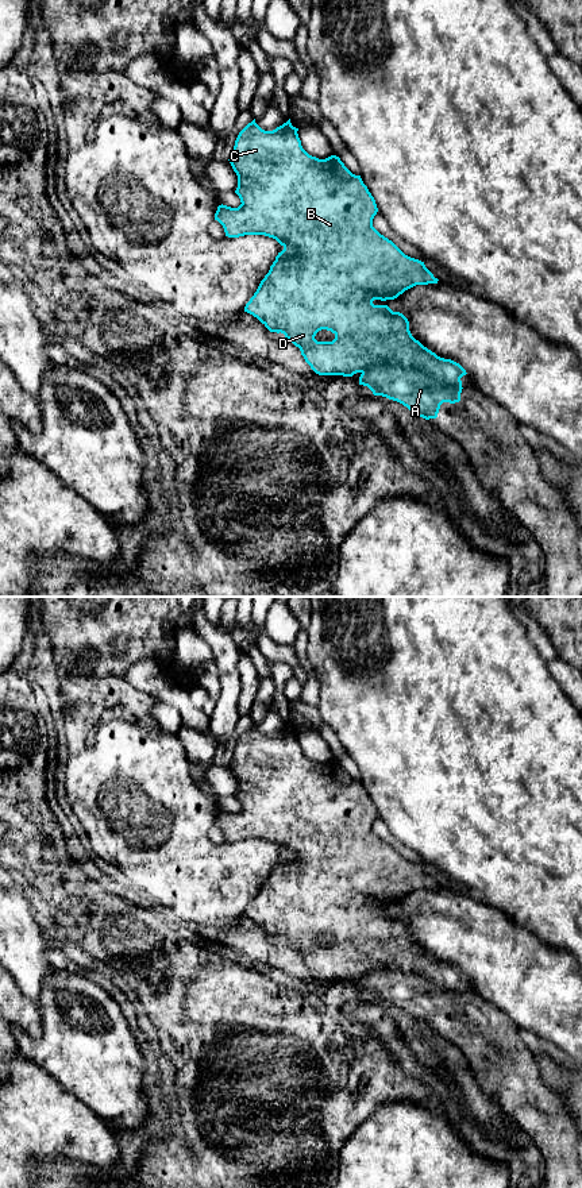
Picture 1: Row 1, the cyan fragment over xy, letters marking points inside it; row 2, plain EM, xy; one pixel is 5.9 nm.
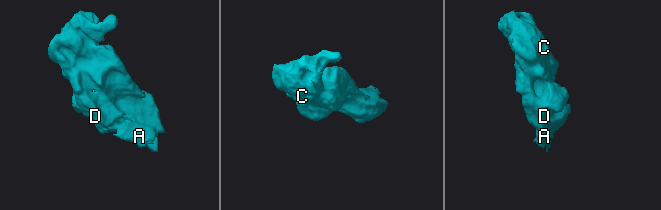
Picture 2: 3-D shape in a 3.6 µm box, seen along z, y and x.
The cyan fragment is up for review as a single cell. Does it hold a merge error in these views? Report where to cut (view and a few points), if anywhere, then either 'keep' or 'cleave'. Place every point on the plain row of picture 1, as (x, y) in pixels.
no cut; keep

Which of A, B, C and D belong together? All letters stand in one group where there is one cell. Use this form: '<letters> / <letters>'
A B C D

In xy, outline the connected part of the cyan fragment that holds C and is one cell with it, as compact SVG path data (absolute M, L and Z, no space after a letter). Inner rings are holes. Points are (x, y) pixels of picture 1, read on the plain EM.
M254 724L239 737L232 759L228 764L238 780L238 792L235 798L239 801L242 809L238 813L231 813L223 809L219 810L215 818L215 825L223 830L226 841L228 842L265 840L275 844L284 852L284 855L275 861L269 878L261 886L257 896L246 909L244 917L257 922L270 937L284 938L286 944L300 953L305 967L316 979L352 981L354 979L359 977L359 990L367 991L374 1000L382 1000L397 1006L425 1025L436 1023L443 1007L455 1008L460 1006L460 998L463 994L460 983L467 979L466 975L451 964L438 961L435 957L416 945L409 936L409 926L402 918L393 917L388 910L374 910L373 906L394 904L405 895L416 890L438 888L439 884L435 883L433 879L425 872L424 867L405 860L392 845L381 840L373 832L373 824L377 819L378 813L361 780L352 779L336 760L331 760L325 764L319 764L309 760L302 753L297 736L298 733L292 730L290 724L273 736L262 734ZM321 934L331 936L335 940L335 944L332 946L317 946L315 941Z

